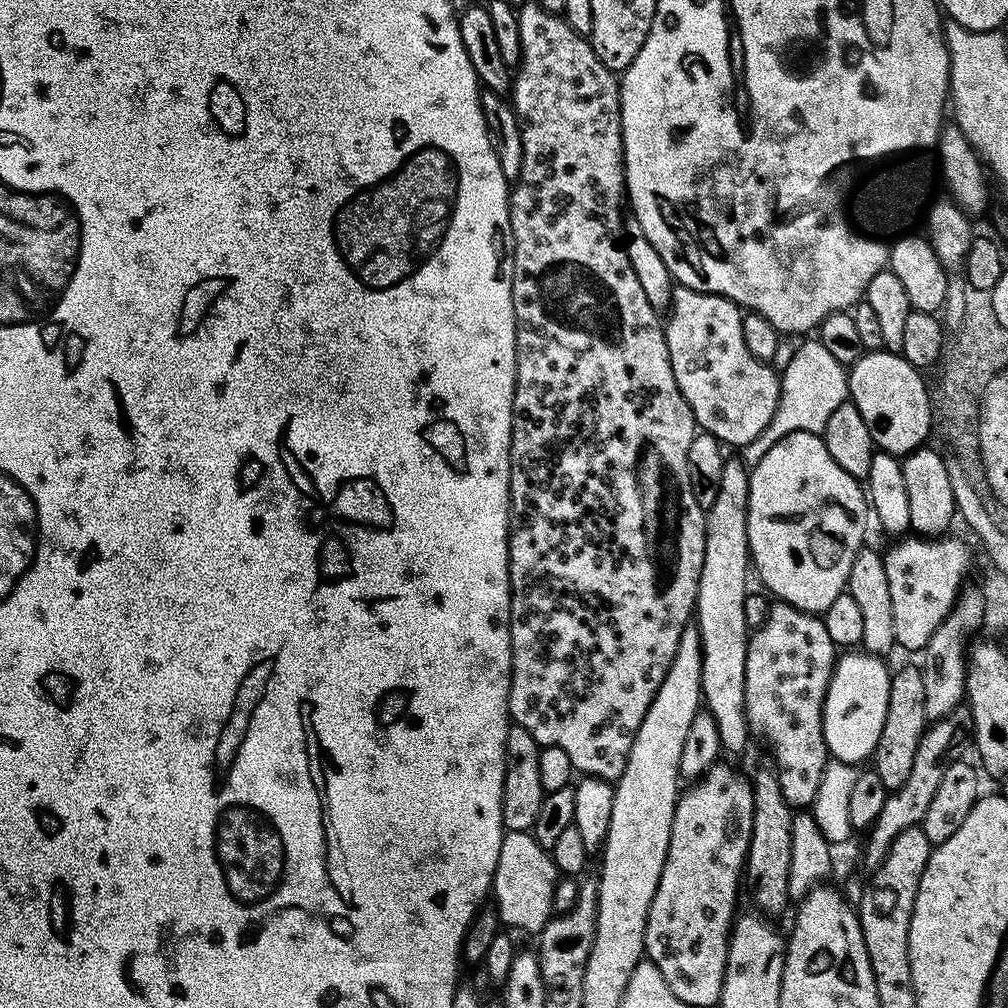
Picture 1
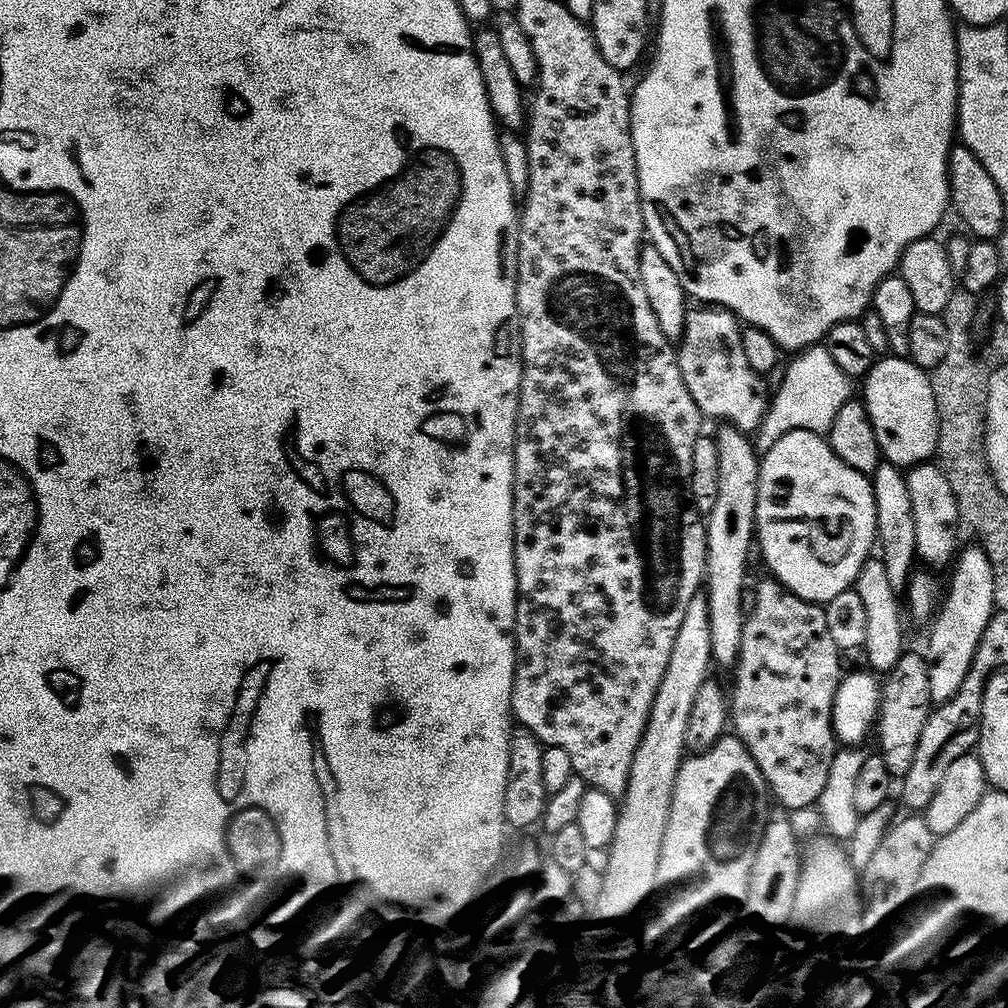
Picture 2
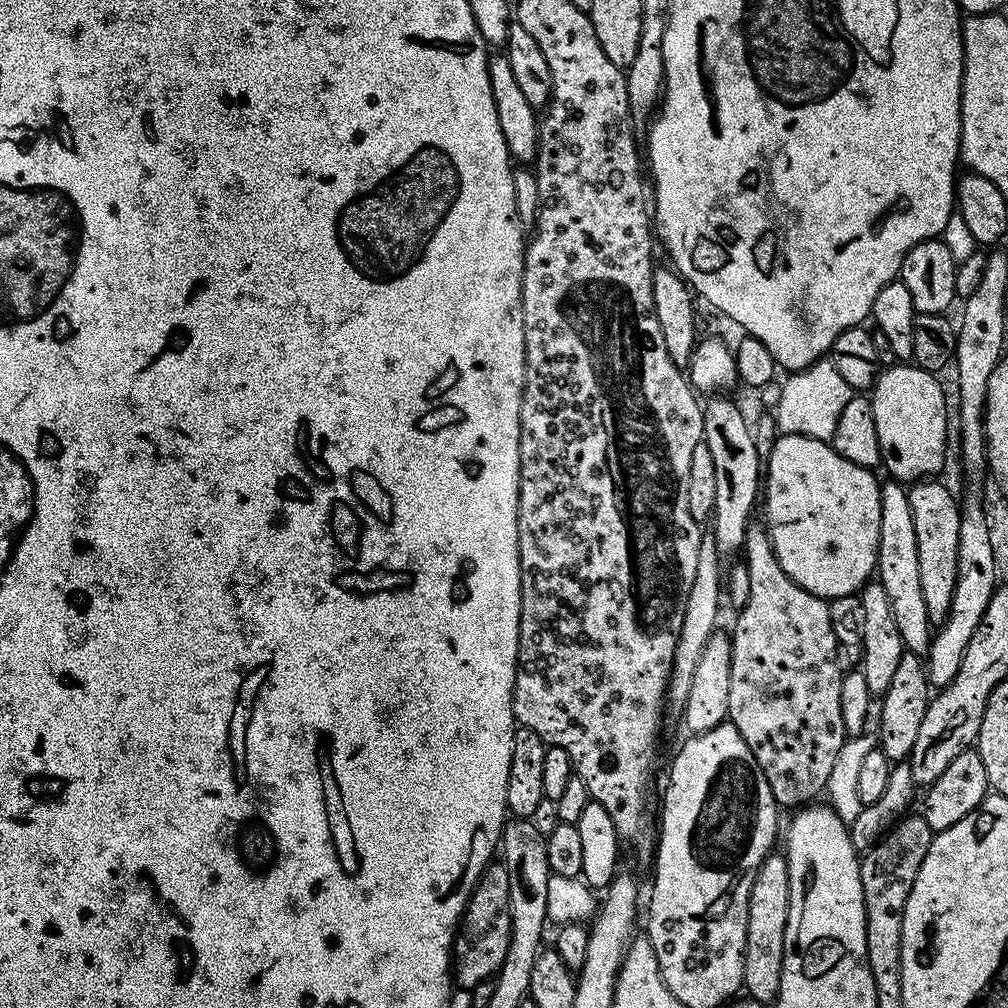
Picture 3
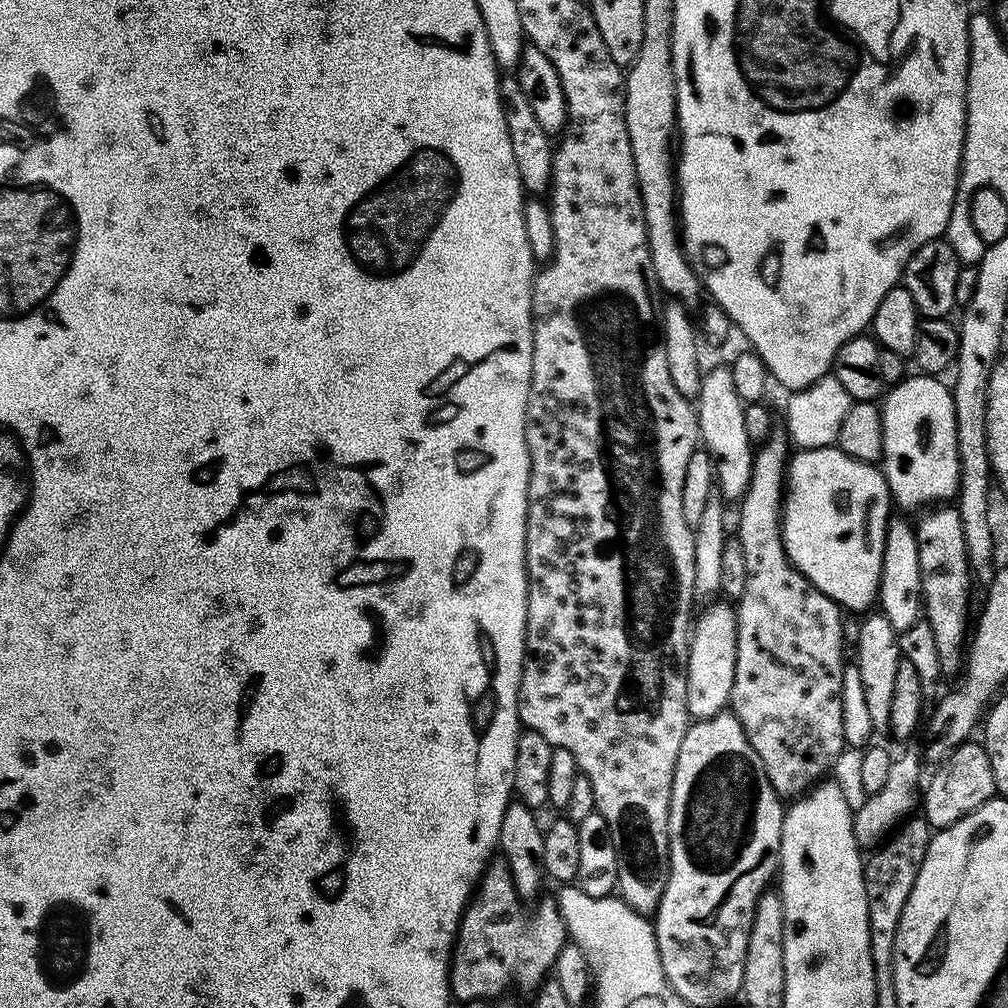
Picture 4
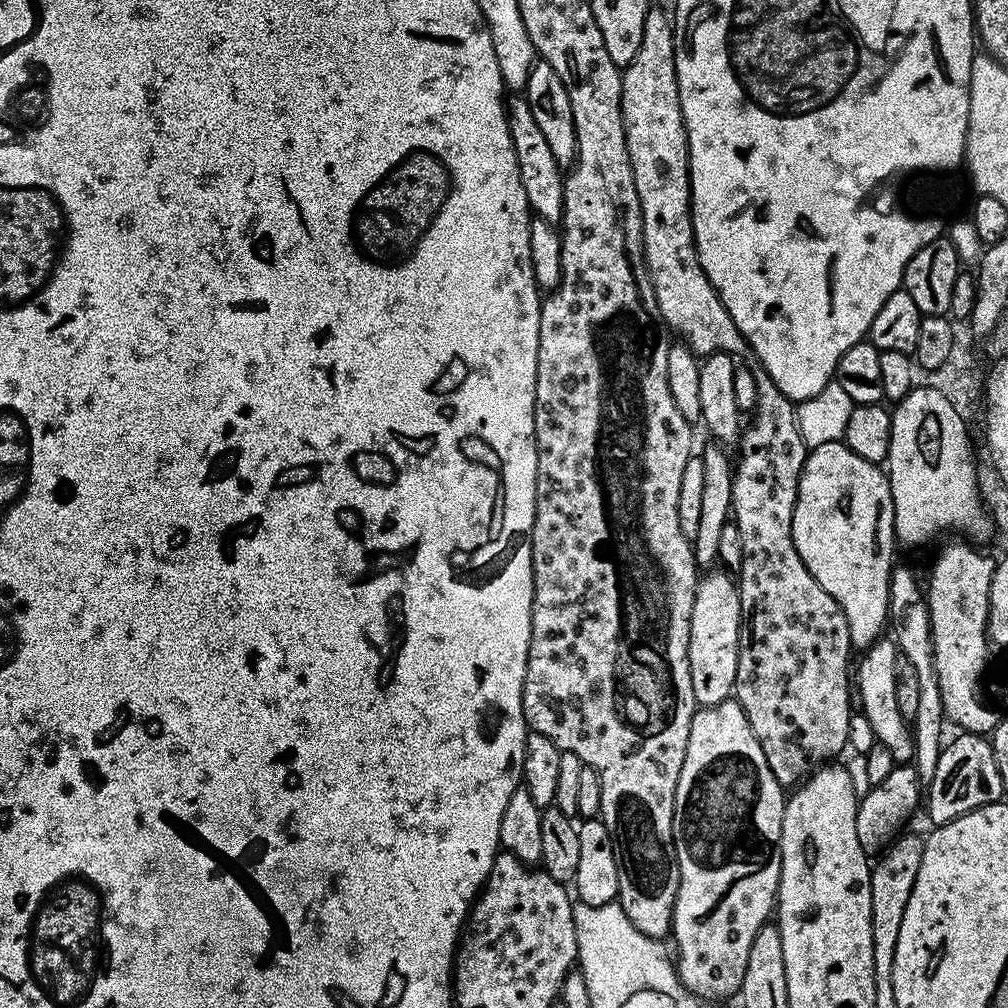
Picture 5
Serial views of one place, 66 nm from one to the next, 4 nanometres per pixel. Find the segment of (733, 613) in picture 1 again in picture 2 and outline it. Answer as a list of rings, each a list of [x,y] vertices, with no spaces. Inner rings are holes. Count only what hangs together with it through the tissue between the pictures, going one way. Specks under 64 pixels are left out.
[[[720,426],[714,432],[718,446],[718,498],[714,498],[714,510],[710,510],[706,521],[706,536],[710,541],[711,600],[713,605],[735,605],[738,600],[736,572],[745,571],[750,560],[748,539],[752,527],[758,524],[758,474],[760,461],[753,441],[745,433],[731,426]]]

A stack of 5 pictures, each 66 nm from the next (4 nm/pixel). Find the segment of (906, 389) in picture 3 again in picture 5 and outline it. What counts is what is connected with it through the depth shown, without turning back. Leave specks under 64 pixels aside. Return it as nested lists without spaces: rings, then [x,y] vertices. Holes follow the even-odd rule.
[[[913,387],[912,392],[891,409],[892,429],[886,475],[894,502],[896,539],[901,545],[924,544],[934,539],[939,532],[952,531],[956,532],[952,534],[963,534],[977,545],[984,544],[991,536],[993,538],[994,525],[981,500],[977,480],[978,460],[972,457],[972,444],[968,441],[968,428],[964,425],[965,417],[954,406],[950,406],[950,401],[937,388],[920,387]]]

